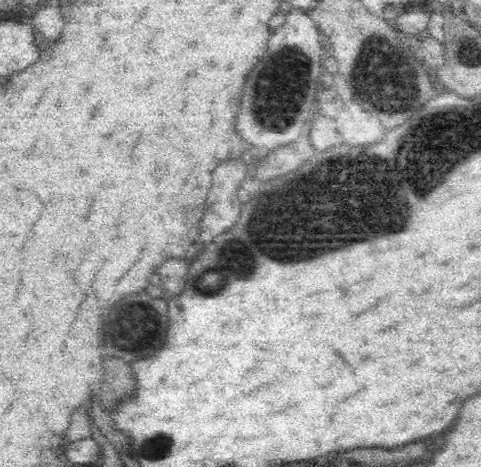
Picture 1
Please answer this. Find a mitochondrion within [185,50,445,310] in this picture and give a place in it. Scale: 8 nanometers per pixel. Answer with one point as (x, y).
(389, 96)

